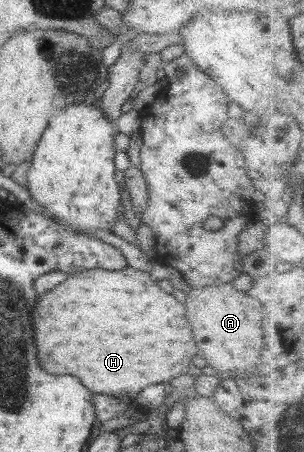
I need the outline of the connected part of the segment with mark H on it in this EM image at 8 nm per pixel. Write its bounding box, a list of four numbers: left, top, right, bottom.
[32,266,198,397]

